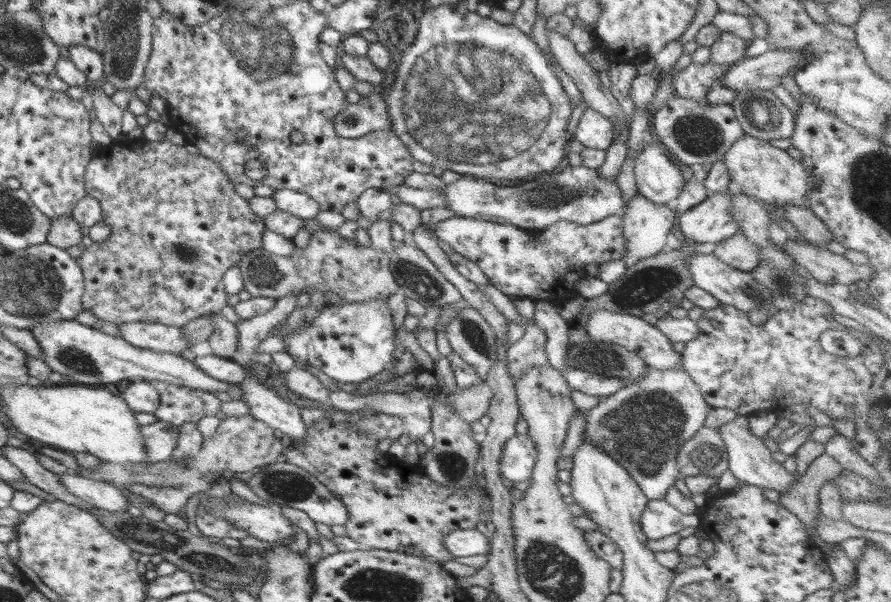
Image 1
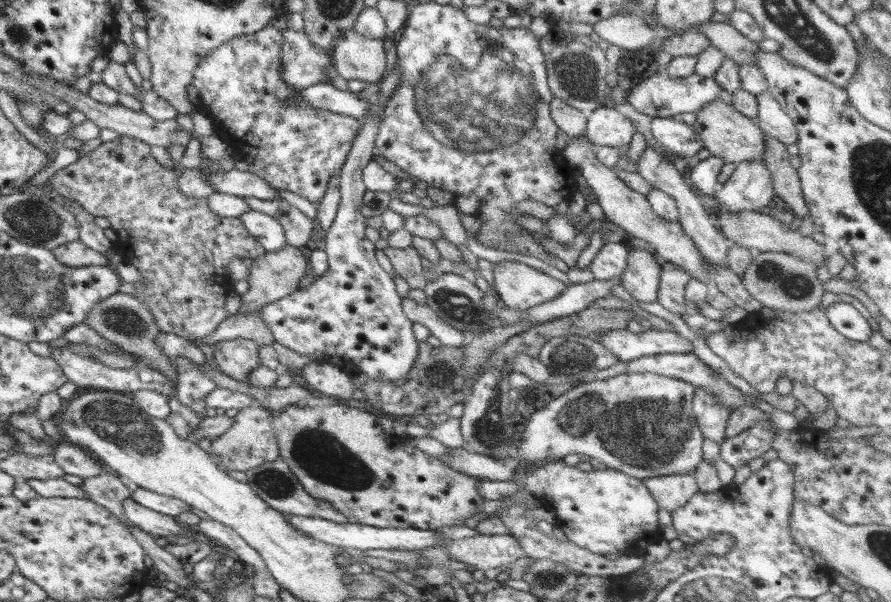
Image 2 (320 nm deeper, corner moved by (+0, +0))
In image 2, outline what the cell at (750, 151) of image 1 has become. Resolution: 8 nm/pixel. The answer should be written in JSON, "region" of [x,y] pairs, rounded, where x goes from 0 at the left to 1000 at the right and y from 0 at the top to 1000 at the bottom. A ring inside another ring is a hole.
{"region":[[[804,163],[804,168],[788,176],[781,186],[781,201],[776,211],[789,236],[789,246],[796,249],[799,257],[811,262],[813,271],[824,271],[827,276],[828,271],[847,267],[857,259],[856,216],[847,199],[826,186],[819,171],[813,169],[809,163]]]}

